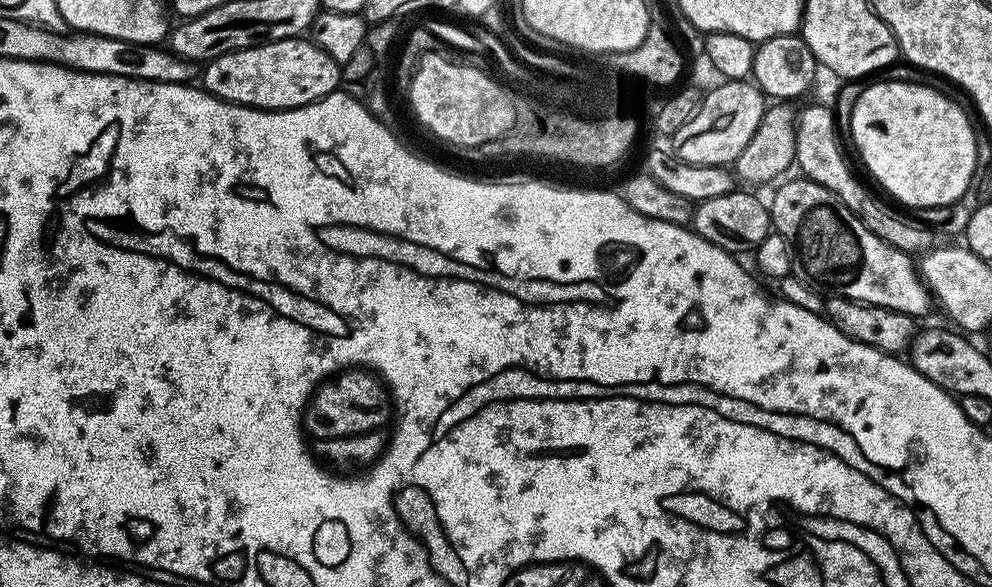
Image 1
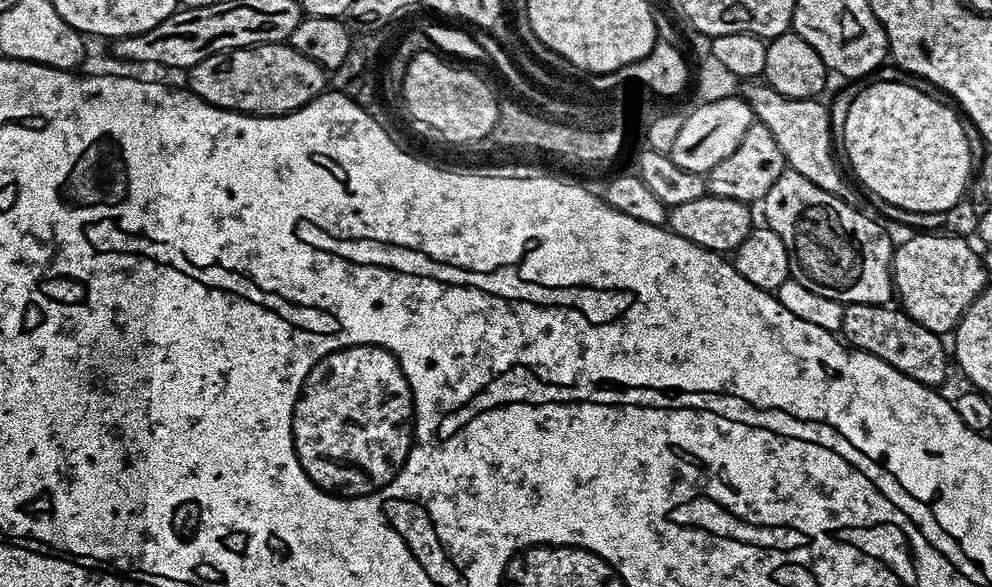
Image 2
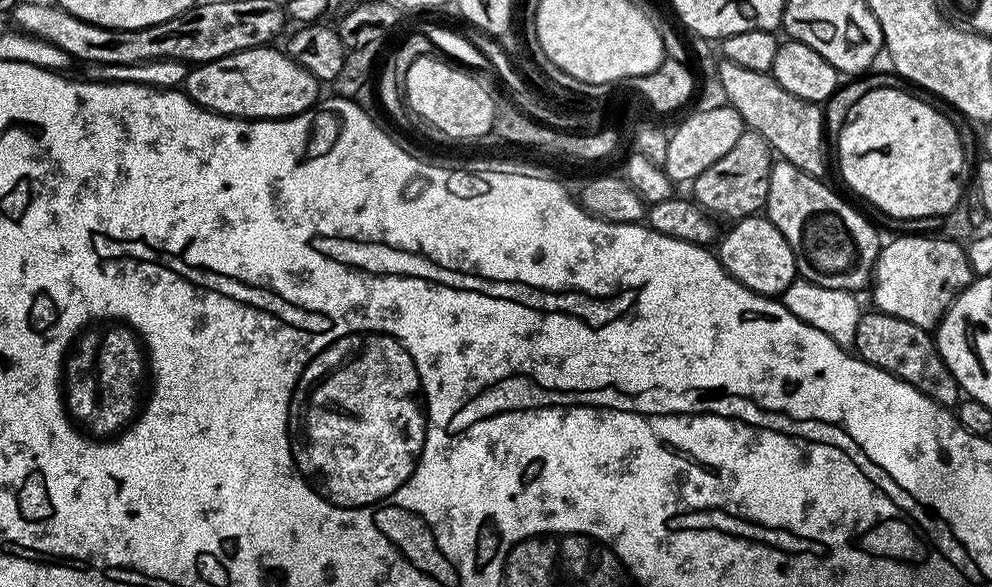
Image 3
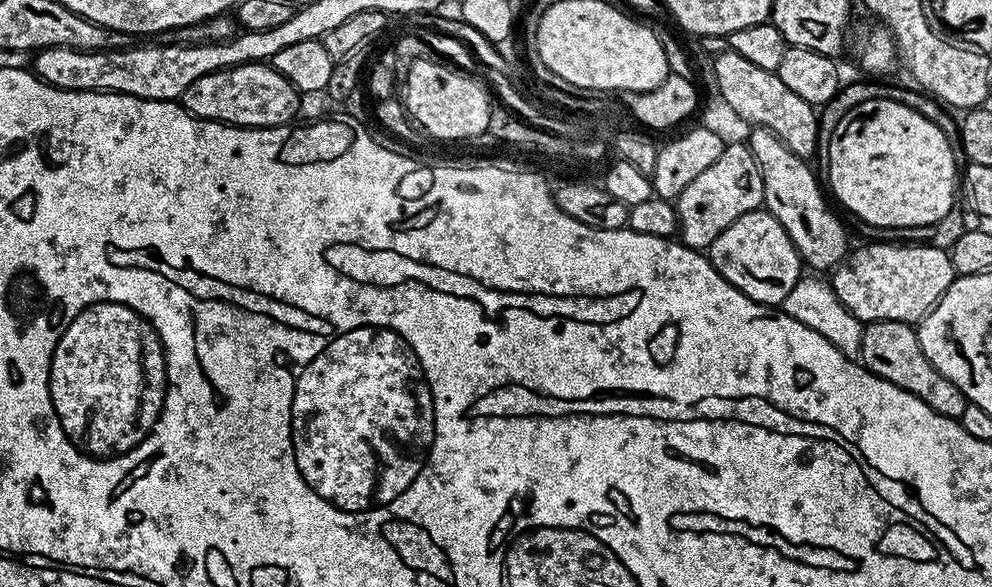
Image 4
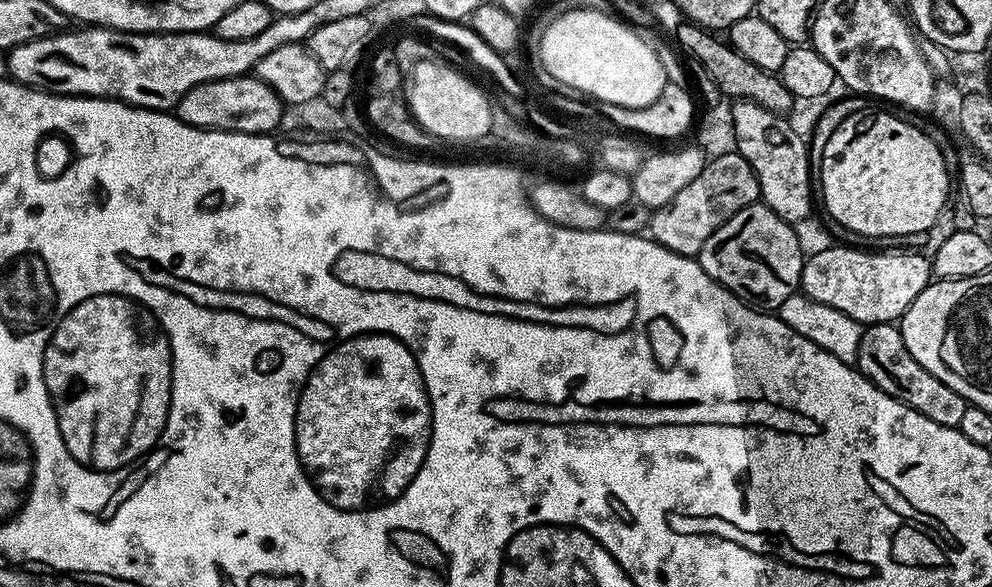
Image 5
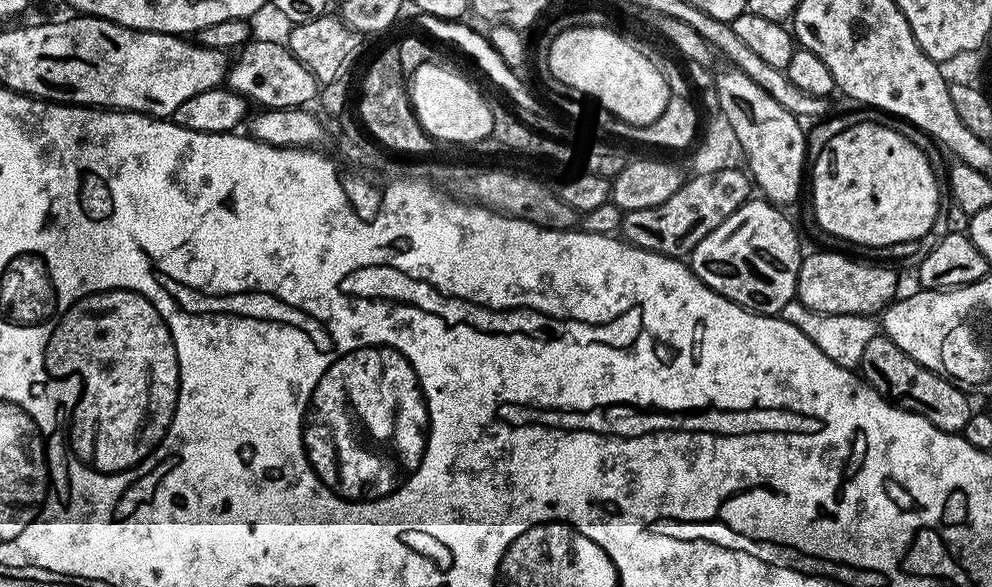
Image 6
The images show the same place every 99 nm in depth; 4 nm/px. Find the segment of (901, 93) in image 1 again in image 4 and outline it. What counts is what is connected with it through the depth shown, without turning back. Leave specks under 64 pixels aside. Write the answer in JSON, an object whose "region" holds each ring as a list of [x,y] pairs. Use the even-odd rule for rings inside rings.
{"region":[[[871,100],[854,106],[826,141],[828,148],[828,184],[831,195],[840,199],[839,207],[853,212],[860,220],[877,228],[913,228],[927,224],[939,225],[953,211],[952,203],[958,192],[958,168],[952,153],[953,141],[942,134],[930,118],[922,118],[918,110],[910,110],[902,102]]]}

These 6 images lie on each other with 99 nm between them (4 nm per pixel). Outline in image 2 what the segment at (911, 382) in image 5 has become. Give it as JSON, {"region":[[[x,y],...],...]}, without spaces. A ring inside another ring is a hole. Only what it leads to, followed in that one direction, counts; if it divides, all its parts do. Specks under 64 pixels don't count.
{"region":[[[845,304],[840,327],[843,339],[859,352],[882,358],[894,370],[922,382],[927,388],[939,389],[948,376],[950,352],[944,349],[945,341],[935,336],[926,326],[914,322],[896,306],[888,304]],[[893,307],[893,308],[892,308]]]}

